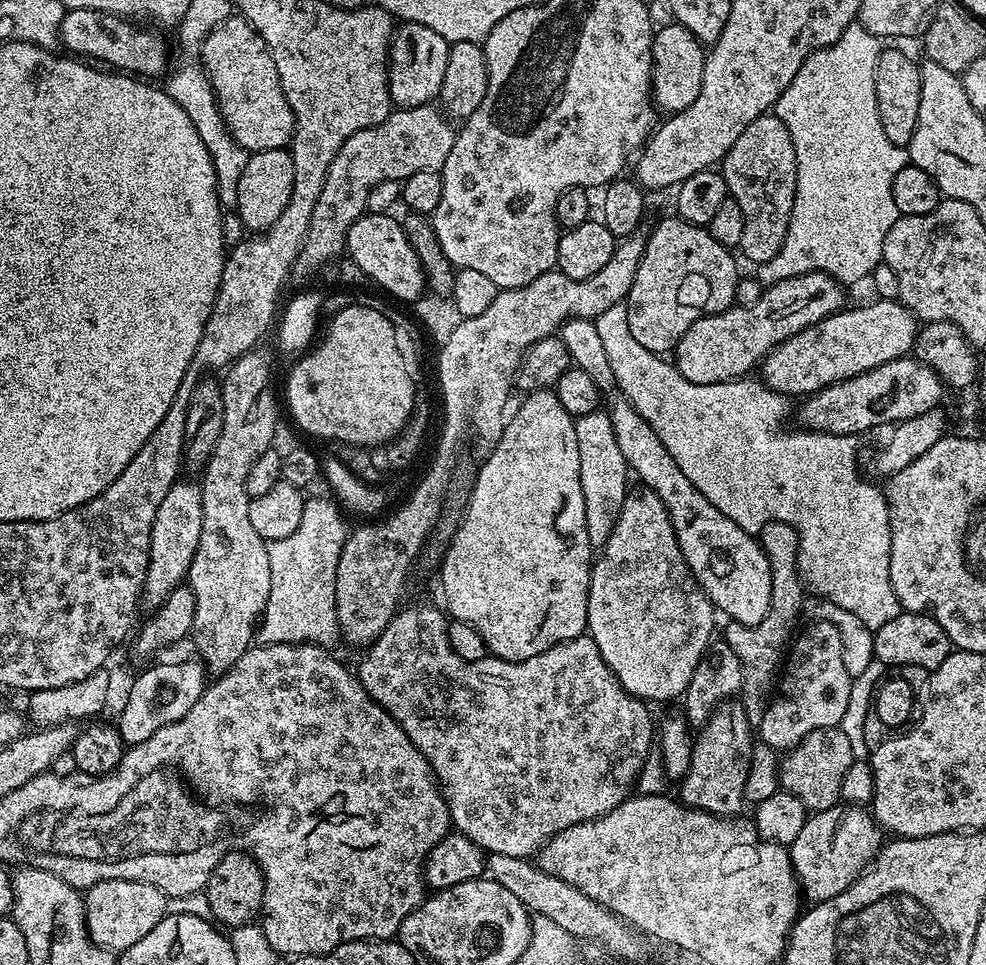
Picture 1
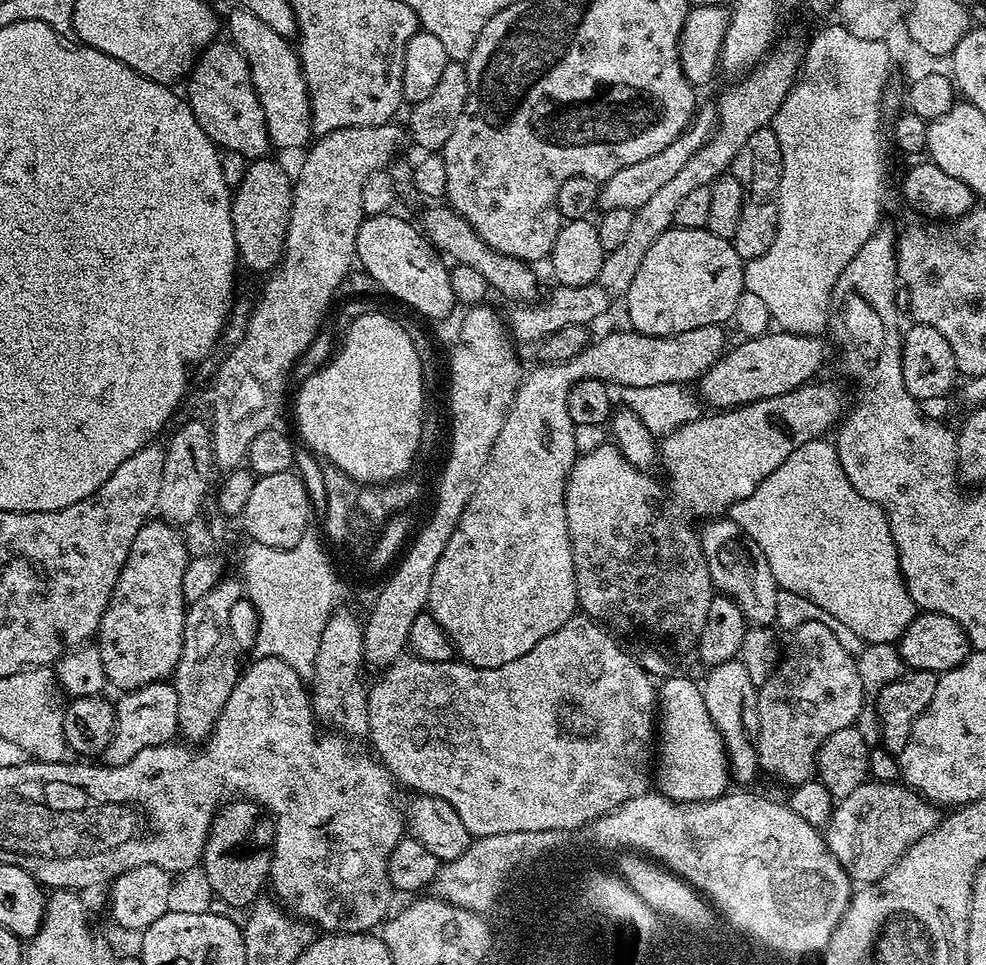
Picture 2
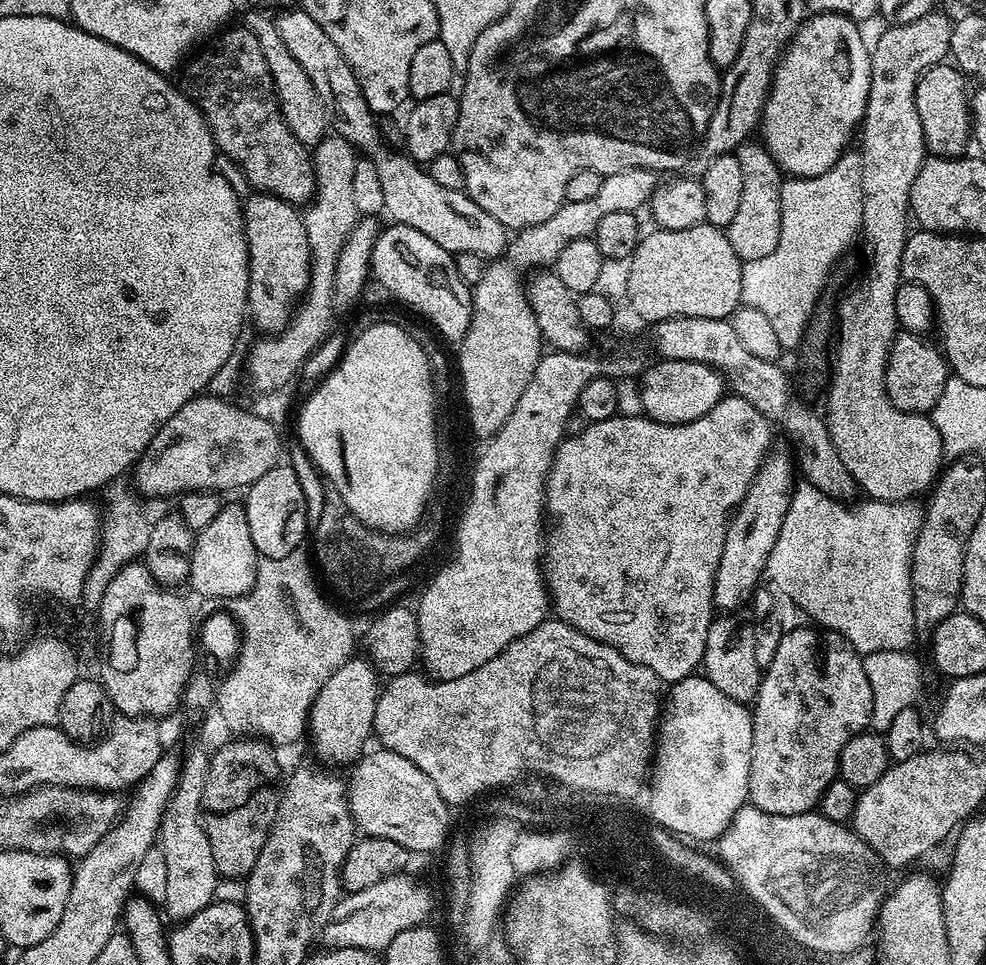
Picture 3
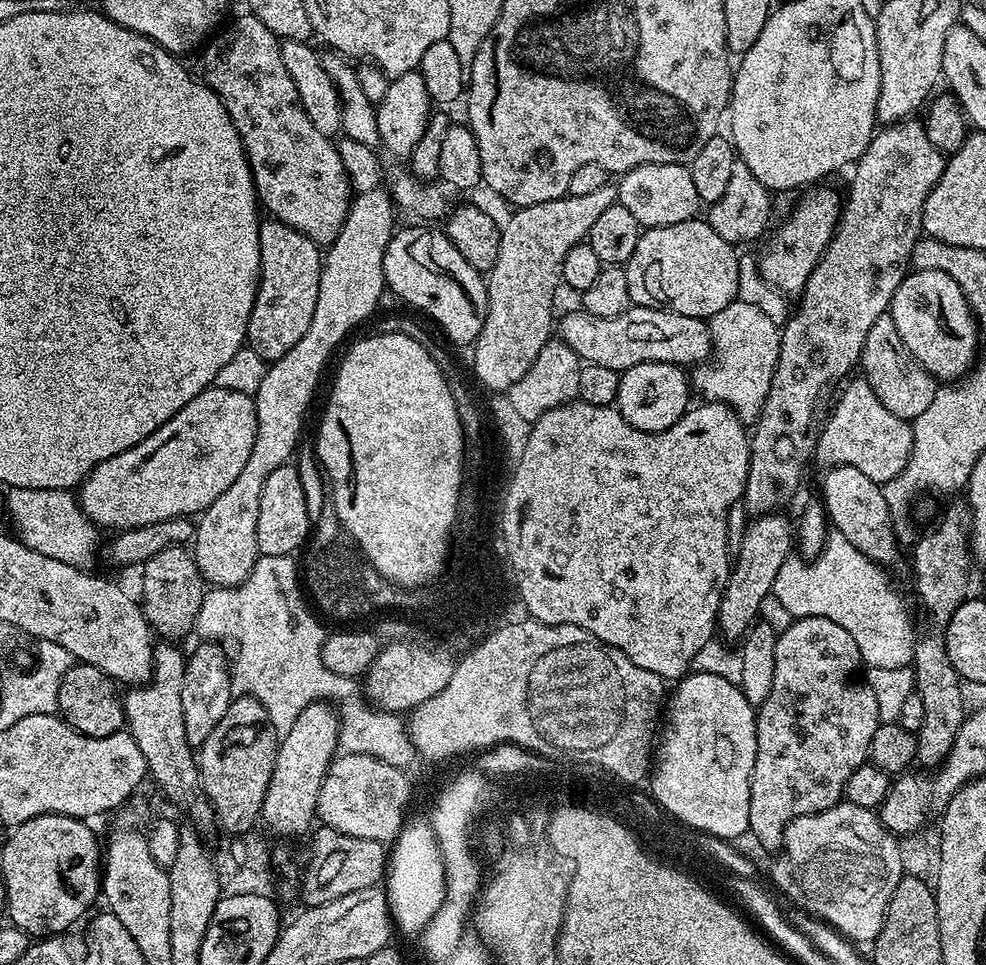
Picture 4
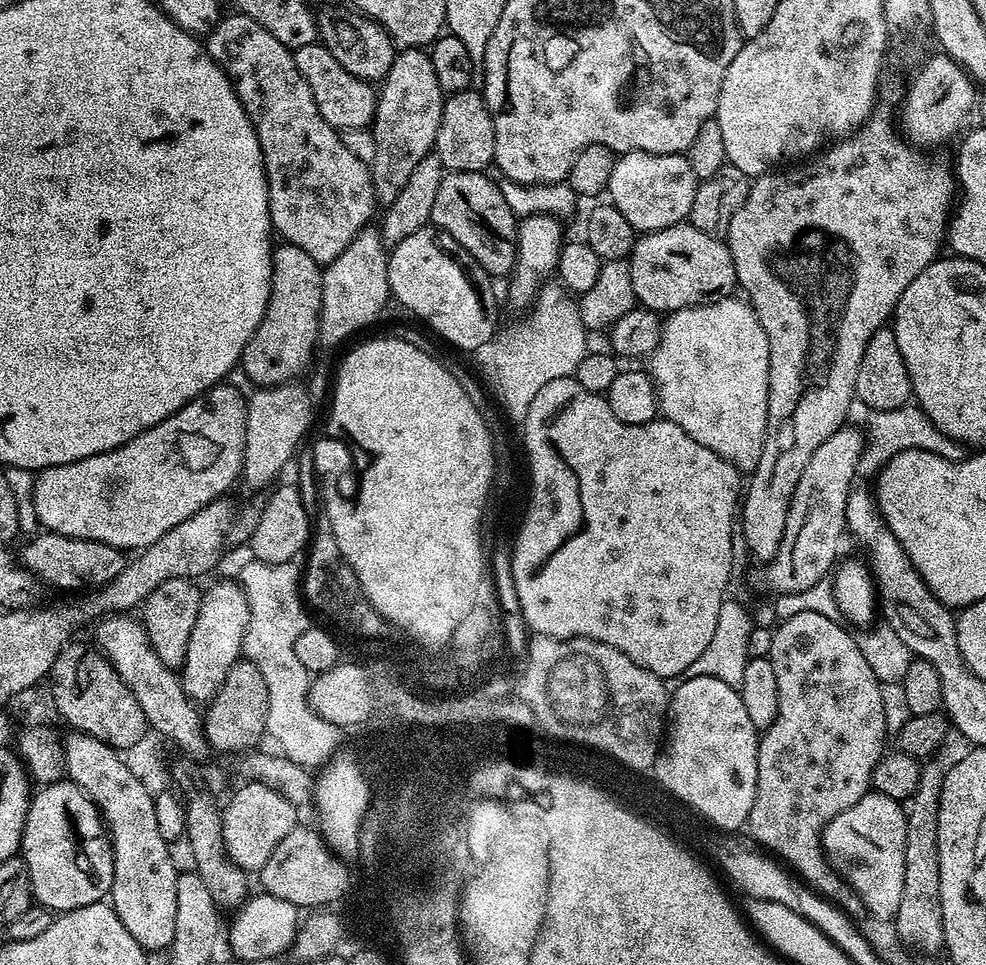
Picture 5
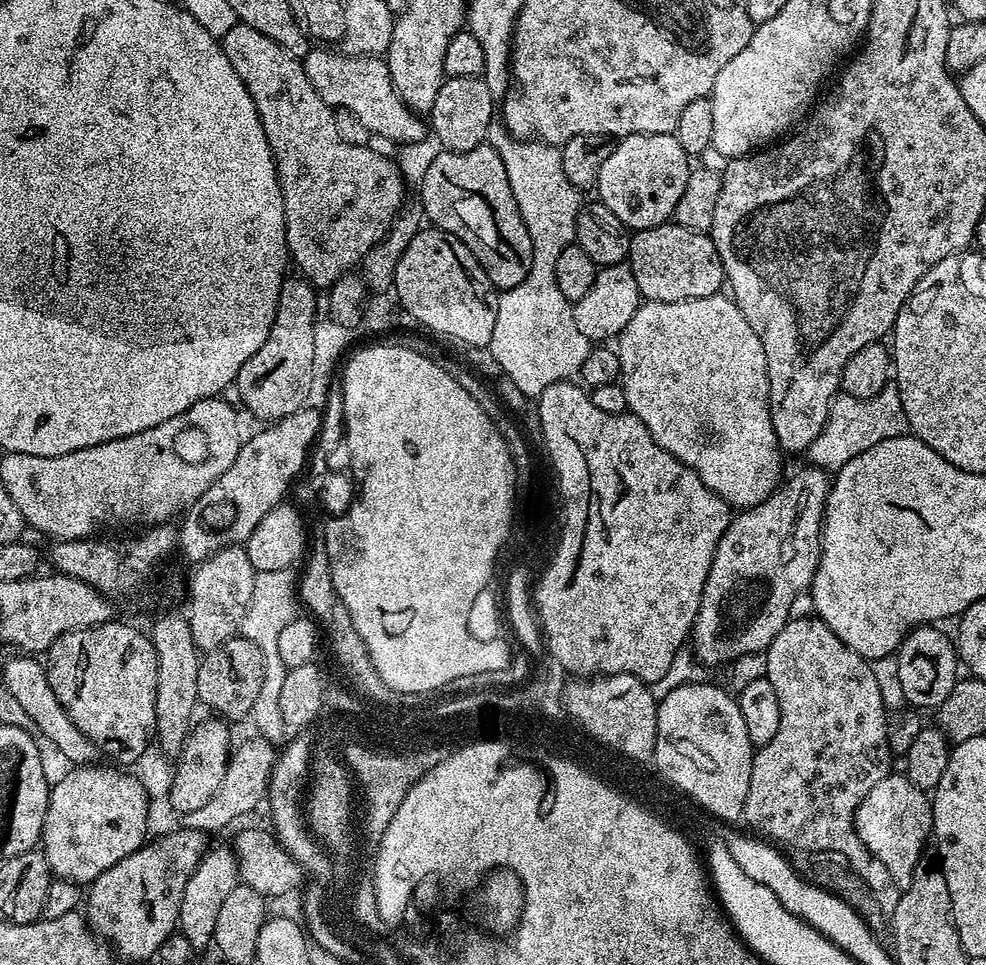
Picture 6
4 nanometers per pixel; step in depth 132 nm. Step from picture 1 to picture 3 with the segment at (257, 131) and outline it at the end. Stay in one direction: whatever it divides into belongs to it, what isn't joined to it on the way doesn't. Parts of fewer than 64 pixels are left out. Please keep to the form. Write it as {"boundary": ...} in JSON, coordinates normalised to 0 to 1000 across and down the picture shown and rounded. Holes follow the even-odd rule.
{"boundary":[[[259,10],[252,12],[245,21],[246,28],[255,31],[266,47],[266,56],[270,56],[270,68],[276,78],[276,93],[280,97],[280,109],[284,112],[286,122],[292,134],[310,151],[319,151],[329,144],[334,136],[333,119],[329,116],[327,106],[323,102],[323,93],[318,93],[318,85],[310,81],[310,73],[302,68],[302,60],[290,52],[285,37],[282,36],[282,27],[279,20],[271,11]]]}

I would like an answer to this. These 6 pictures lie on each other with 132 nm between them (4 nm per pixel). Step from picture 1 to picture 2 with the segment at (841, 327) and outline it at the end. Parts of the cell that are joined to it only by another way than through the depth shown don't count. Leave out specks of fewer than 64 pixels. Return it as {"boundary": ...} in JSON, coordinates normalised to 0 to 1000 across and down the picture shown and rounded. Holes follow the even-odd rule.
{"boundary":[[[780,342],[772,348],[761,348],[752,353],[752,356],[746,356],[743,361],[741,358],[731,369],[730,374],[708,395],[709,413],[715,420],[723,419],[721,421],[723,424],[737,425],[746,423],[749,419],[764,419],[770,415],[805,406],[814,398],[820,397],[827,391],[824,389],[836,377],[836,356],[832,348],[806,348],[800,344]]]}

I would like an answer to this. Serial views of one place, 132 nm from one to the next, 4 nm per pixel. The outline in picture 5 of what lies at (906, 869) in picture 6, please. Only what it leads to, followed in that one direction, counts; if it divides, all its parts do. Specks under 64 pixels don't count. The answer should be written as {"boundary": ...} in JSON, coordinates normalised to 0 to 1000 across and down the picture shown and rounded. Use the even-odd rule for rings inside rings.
{"boundary":[[[884,819],[866,835],[854,839],[836,858],[834,878],[839,894],[844,895],[856,907],[856,912],[864,916],[872,933],[892,953],[904,954],[915,935],[915,914],[919,906],[919,837],[914,830]]]}

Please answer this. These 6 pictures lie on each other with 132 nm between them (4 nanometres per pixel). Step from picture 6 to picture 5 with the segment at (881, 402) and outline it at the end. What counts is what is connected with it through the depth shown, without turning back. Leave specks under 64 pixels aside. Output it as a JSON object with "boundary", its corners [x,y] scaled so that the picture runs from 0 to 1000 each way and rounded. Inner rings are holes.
{"boundary":[[[867,413],[860,426],[860,435],[865,440],[871,441],[878,453],[876,468],[872,473],[871,488],[873,490],[891,490],[902,477],[905,477],[913,468],[918,468],[924,464],[949,468],[959,477],[973,478],[976,473],[974,469],[976,468],[975,461],[965,456],[959,450],[952,448],[932,421],[918,421],[907,425],[886,425]]]}

